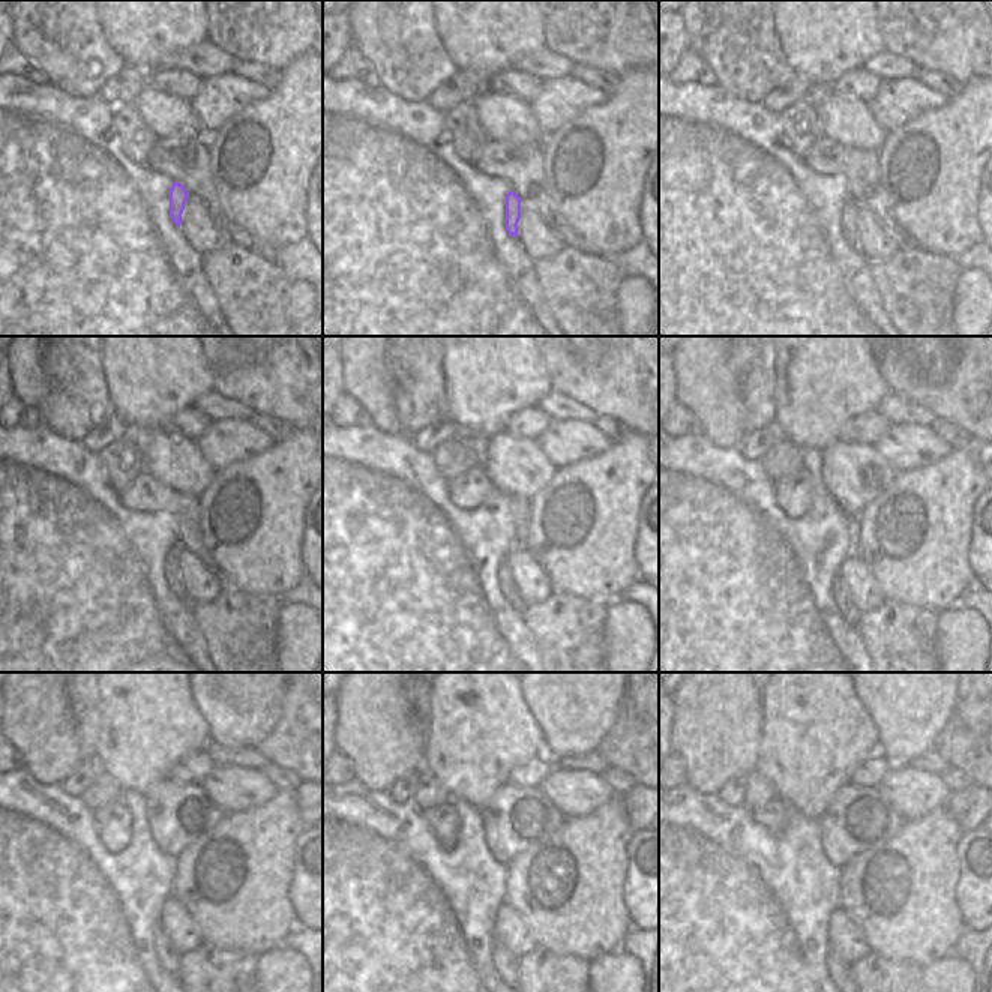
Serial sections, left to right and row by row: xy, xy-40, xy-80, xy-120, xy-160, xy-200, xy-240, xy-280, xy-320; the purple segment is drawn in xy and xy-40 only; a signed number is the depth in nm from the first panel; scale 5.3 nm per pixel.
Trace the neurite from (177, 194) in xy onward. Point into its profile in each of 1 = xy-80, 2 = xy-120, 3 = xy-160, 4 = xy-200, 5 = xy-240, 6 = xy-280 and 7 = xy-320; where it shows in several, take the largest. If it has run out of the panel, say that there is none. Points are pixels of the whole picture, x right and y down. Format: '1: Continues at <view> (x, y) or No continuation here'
1: Continues at xy-80 (848, 221)
2: Continues at xy-120 (170, 568)
3: Continues at xy-160 (506, 586)
4: Continues at xy-200 (841, 596)
5: Continues at xy-240 (167, 956)
6: Continues at xy-280 (506, 965)
7: Continues at xy-320 (841, 976)

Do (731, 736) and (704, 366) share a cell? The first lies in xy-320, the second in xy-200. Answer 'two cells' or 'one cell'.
one cell

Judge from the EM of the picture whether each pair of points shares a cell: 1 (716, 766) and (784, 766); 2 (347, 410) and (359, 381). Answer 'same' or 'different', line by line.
1: different
2: different

